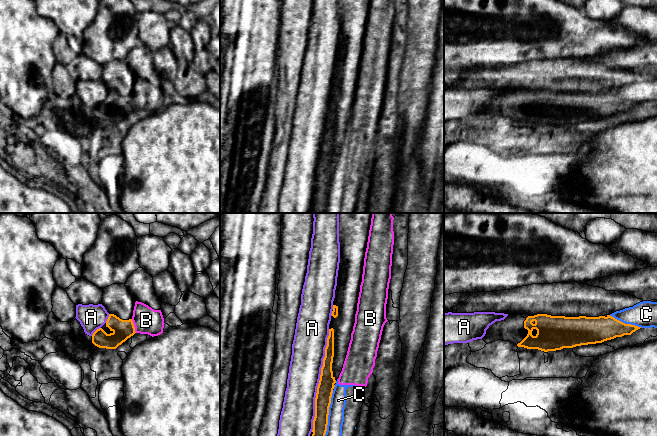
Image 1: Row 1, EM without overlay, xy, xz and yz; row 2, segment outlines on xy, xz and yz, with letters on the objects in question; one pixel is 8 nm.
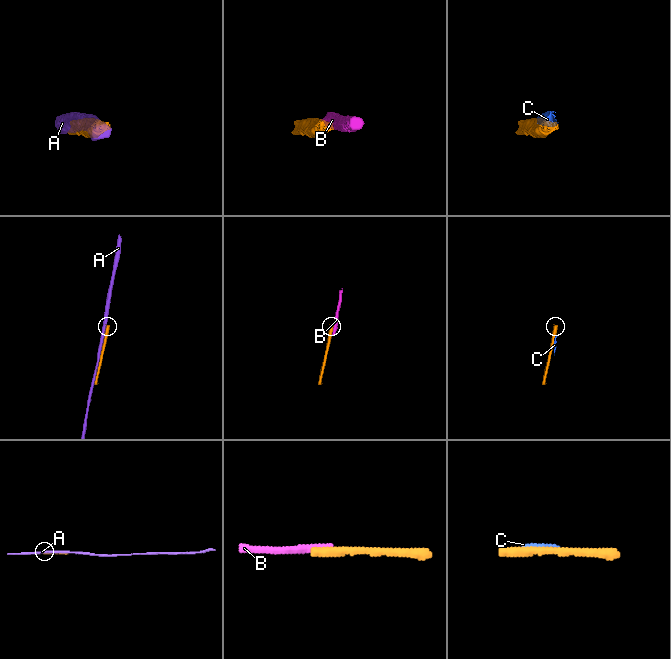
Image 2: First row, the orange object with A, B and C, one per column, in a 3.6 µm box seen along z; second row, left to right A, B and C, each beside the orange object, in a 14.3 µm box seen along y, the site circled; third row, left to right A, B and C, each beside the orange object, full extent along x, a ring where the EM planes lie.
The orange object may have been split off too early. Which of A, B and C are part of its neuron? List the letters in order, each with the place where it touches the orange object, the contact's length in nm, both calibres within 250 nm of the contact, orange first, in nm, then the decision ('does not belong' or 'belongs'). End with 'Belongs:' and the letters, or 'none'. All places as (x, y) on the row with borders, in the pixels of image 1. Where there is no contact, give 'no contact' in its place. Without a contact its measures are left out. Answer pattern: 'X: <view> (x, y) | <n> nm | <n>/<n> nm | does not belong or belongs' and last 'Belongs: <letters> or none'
A: xz (319, 380) | 850 nm | 130/280 nm | does not belong
B: xy (133, 326) | 120 nm | 160/220 nm | does not belong
C: xz (328, 413) | 380 nm | 130/130 nm | does not belong
Belongs: none

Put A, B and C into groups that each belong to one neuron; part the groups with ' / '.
A / B C

